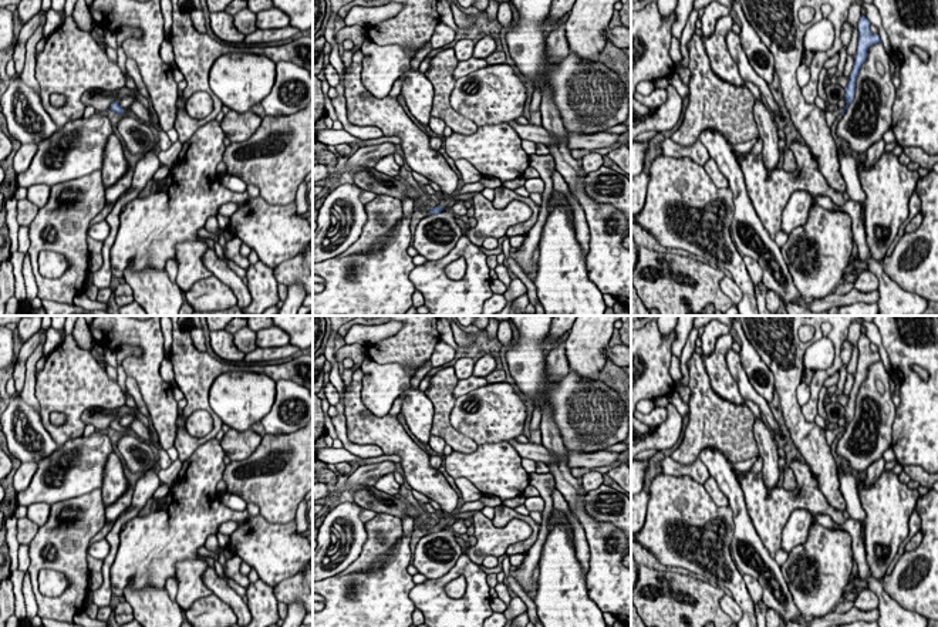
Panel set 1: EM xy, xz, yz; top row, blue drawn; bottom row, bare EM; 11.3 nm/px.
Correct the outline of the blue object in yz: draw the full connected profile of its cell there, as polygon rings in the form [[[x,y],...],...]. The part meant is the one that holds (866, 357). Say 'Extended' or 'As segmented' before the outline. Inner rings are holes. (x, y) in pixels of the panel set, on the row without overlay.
Extended. [[[861,333],[861,336],[858,338],[858,344],[857,344],[858,345],[858,361],[857,361],[857,370],[856,370],[856,374],[854,374],[854,384],[853,384],[851,392],[848,395],[848,402],[844,407],[844,409],[846,409],[846,414],[844,414],[846,425],[841,427],[841,428],[837,427],[834,429],[826,428],[827,445],[831,445],[834,438],[840,432],[844,432],[847,425],[851,422],[851,419],[854,417],[854,411],[856,411],[856,398],[857,398],[857,394],[860,391],[863,381],[867,377],[868,365],[873,364],[873,363],[881,361],[880,354],[873,353],[871,348],[870,348],[870,344],[871,343],[870,343],[868,337]]]

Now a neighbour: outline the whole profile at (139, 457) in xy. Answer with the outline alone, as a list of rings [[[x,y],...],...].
[[[124,435],[118,441],[118,451],[122,455],[126,466],[134,473],[145,473],[158,463],[156,451],[136,435]]]

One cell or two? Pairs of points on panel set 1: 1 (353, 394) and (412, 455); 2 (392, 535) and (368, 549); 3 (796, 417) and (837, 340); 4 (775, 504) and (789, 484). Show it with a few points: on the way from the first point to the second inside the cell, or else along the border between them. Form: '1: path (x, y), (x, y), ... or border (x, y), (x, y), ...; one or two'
1: path (354, 414), (370, 430), (385, 431), (392, 438); one
2: path (388, 540), (380, 549), (374, 549); one
3: path (813, 400), (816, 383), (837, 360); one
4: border (790, 467), (795, 475), (795, 486), (786, 491); two

